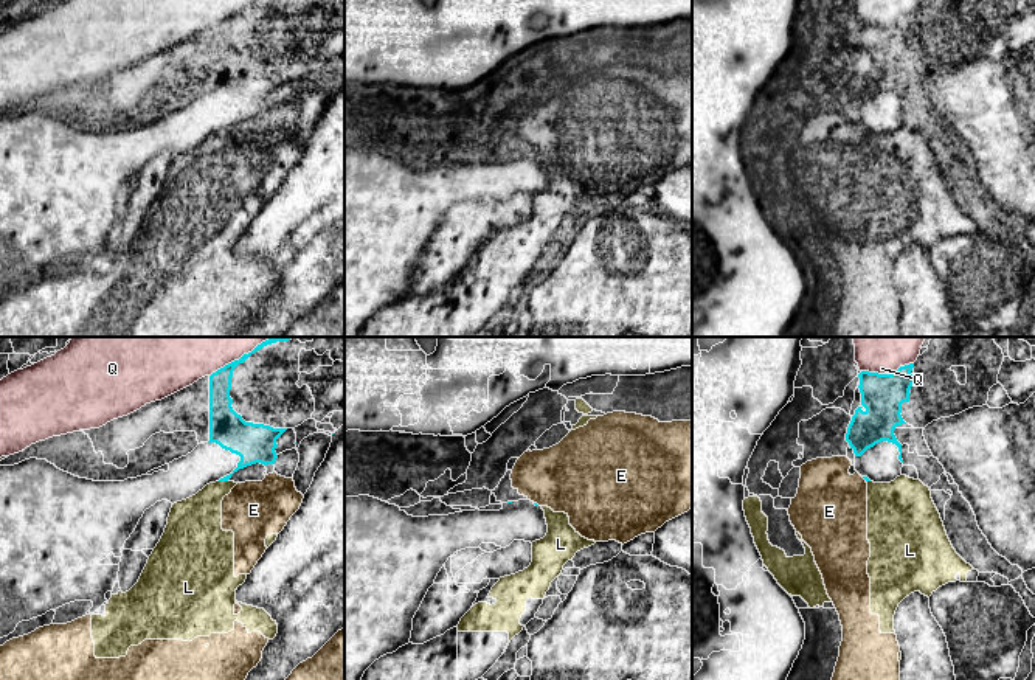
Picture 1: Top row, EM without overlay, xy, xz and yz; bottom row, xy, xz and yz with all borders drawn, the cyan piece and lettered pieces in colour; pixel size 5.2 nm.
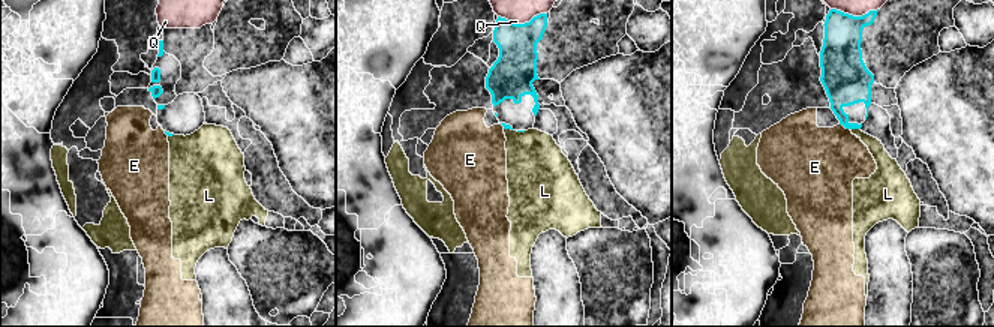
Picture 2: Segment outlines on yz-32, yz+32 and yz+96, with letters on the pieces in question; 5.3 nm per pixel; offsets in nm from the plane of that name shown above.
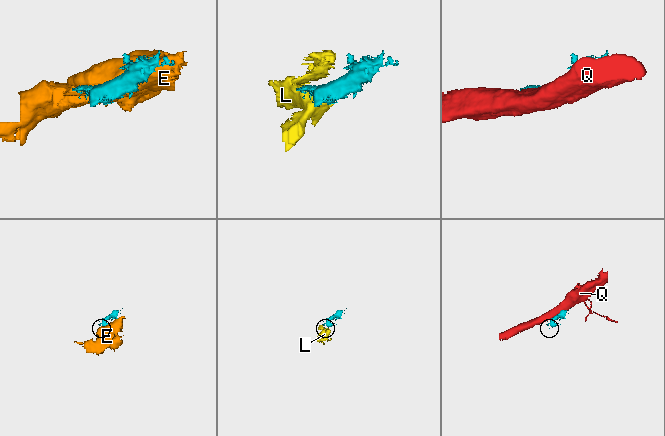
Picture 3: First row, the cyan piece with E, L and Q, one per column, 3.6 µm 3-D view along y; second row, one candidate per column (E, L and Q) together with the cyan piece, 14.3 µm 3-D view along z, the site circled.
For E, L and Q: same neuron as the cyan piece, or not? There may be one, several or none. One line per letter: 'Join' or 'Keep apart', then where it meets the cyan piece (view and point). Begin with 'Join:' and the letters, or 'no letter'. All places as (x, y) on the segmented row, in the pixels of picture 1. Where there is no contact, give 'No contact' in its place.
Join: no letter
E: Keep apart. Touches cyan at xz (536, 503)
L: Keep apart. Touches cyan at xy (224, 480)
Q: Keep apart. Touches cyan at yz (886, 374)

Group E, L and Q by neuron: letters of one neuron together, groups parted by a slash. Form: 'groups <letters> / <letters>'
groups E L / Q

